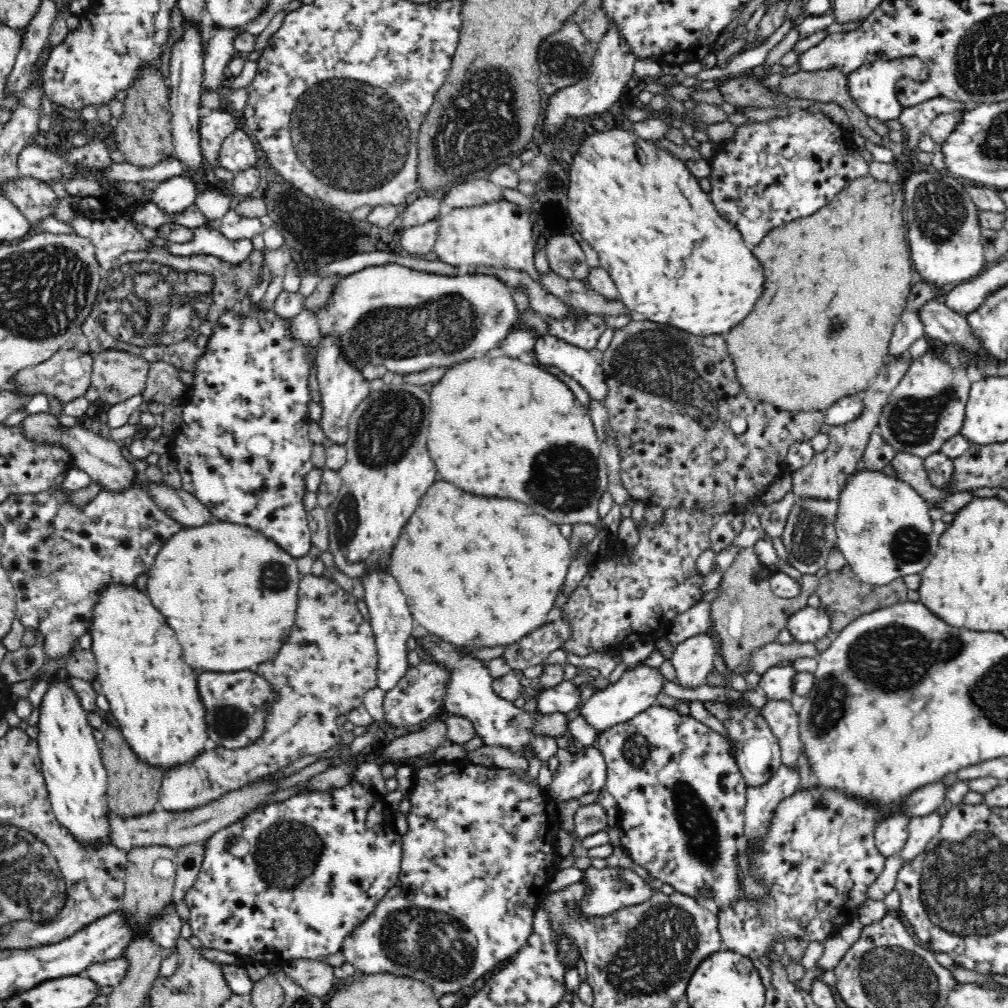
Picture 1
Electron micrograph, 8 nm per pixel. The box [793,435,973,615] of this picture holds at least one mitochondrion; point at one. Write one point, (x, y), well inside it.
(909, 545)

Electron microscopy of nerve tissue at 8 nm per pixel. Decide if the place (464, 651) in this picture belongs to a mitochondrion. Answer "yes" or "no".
no

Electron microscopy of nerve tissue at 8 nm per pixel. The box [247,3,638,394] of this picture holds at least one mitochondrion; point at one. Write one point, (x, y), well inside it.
(354, 139)

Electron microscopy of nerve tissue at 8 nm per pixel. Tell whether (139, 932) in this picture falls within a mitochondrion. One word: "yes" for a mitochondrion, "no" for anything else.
no

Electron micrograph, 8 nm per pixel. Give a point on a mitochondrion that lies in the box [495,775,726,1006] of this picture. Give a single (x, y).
(661, 945)

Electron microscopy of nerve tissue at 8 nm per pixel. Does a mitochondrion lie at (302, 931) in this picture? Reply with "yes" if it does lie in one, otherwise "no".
no

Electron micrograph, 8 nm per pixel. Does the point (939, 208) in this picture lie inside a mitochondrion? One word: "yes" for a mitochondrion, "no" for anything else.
yes

